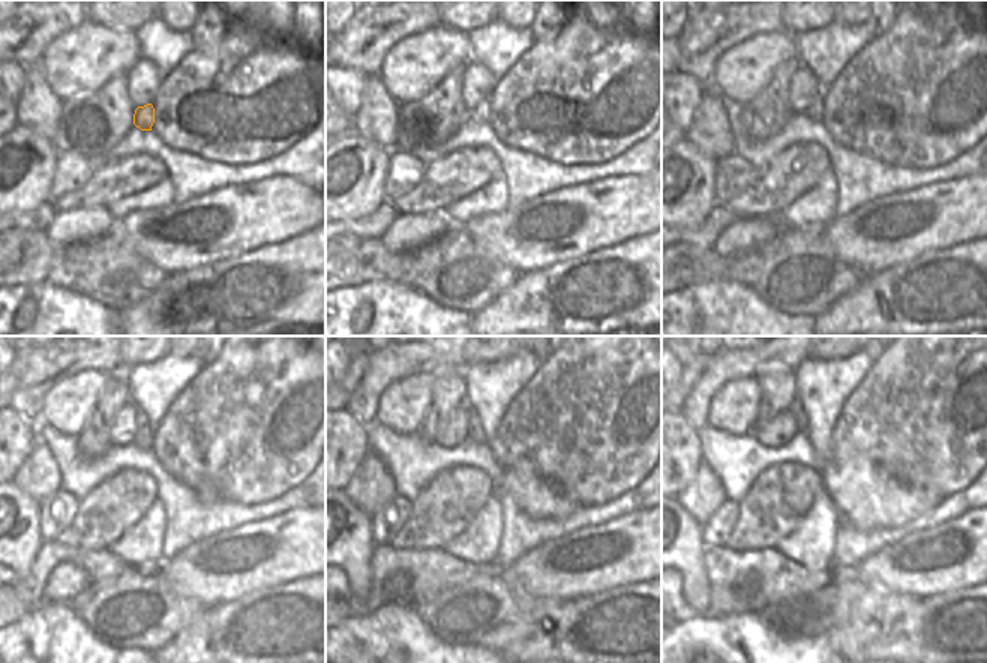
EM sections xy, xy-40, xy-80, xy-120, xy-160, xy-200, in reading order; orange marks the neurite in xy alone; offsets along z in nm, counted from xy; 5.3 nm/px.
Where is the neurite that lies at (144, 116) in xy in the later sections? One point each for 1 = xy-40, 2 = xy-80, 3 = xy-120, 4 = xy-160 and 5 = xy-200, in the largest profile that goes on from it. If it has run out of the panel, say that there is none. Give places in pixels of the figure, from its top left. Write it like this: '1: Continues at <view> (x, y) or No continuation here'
1: Continues at xy-40 (480, 113)
2: Continues at xy-80 (815, 111)
3: Continues at xy-120 (144, 435)
4: Continues at xy-160 (476, 432)
5: Continues at xy-200 (795, 408).

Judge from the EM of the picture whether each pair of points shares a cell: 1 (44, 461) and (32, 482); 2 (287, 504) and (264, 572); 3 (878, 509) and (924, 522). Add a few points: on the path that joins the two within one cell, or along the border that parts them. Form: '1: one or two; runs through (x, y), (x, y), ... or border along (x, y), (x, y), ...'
1: one; runs through (41, 465), (36, 477)
2: two; border along (309, 507), (294, 507), (255, 519), (251, 524)
3: two; border along (941, 498), (929, 510), (899, 525), (878, 528)

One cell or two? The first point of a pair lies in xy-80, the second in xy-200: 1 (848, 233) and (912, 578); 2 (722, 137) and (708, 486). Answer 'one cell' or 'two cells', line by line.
1: one cell
2: one cell

